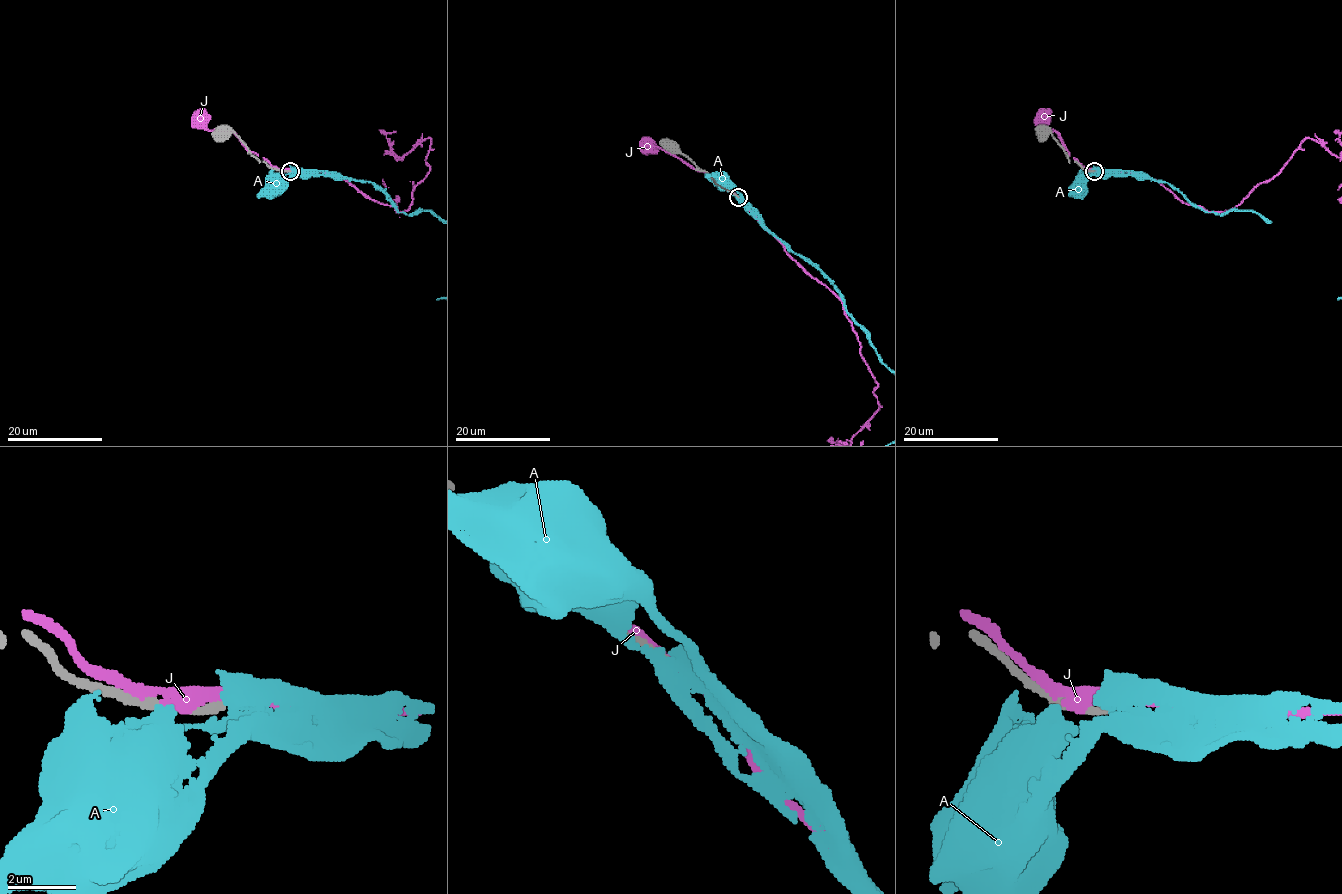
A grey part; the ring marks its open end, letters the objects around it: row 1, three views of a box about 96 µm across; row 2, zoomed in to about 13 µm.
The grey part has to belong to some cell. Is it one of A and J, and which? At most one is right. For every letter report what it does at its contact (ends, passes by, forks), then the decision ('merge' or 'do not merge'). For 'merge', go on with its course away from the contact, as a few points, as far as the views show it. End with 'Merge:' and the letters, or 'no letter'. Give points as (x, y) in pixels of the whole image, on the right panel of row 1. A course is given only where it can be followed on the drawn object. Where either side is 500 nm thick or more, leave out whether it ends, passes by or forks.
A: it passes by | do not merge
J: it passes by | do not merge
Merge: no letter

